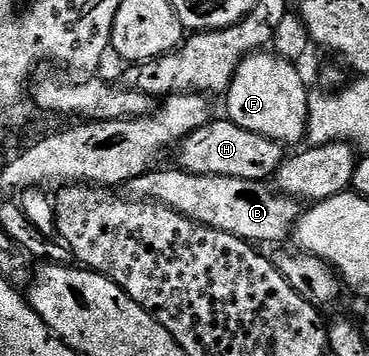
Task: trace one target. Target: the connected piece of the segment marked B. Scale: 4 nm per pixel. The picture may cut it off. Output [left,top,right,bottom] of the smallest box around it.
[127,168,303,244]

